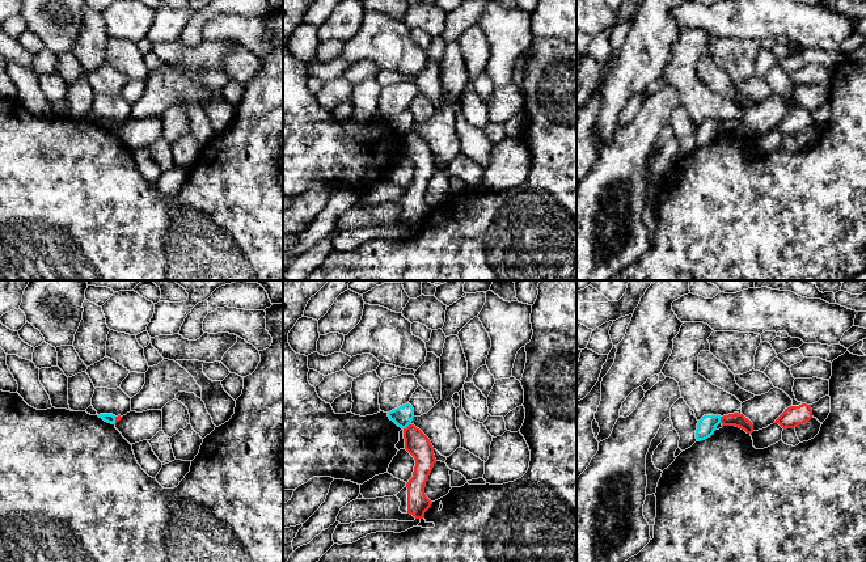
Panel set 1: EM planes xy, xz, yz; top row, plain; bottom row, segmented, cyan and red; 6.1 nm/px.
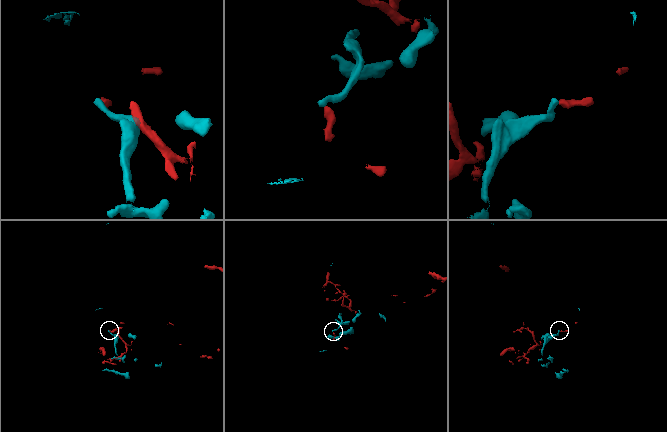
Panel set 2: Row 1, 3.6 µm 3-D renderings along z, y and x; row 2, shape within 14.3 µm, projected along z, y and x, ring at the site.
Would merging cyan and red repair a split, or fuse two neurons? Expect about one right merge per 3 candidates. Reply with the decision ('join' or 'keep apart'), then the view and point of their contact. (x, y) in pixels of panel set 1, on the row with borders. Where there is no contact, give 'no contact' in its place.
keep apart; meets cyan in xz at (406, 426)

